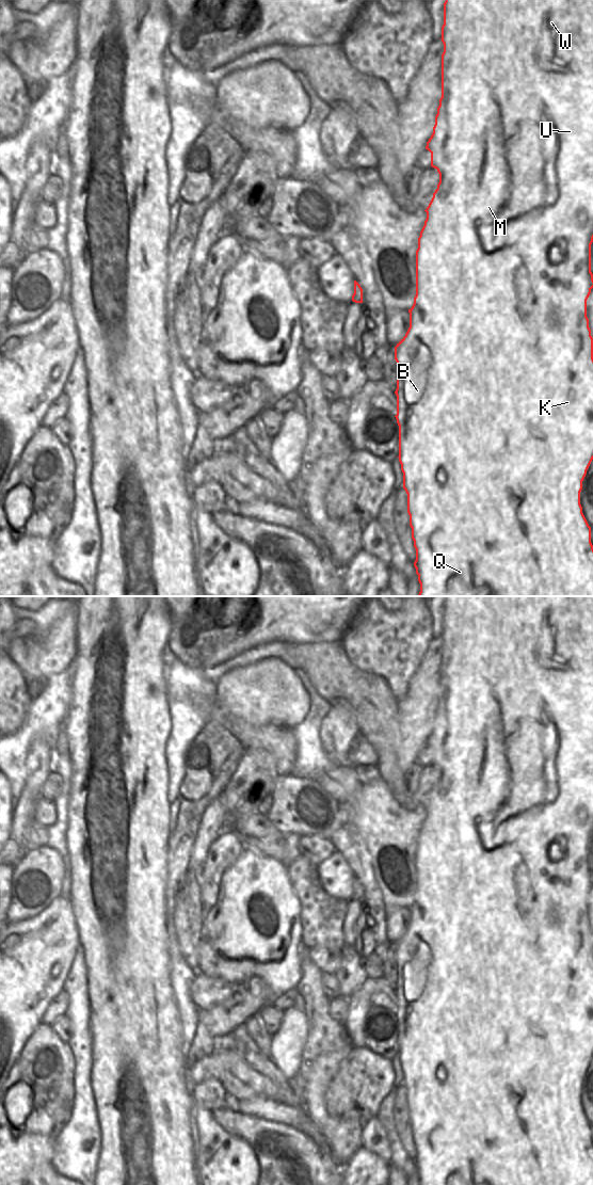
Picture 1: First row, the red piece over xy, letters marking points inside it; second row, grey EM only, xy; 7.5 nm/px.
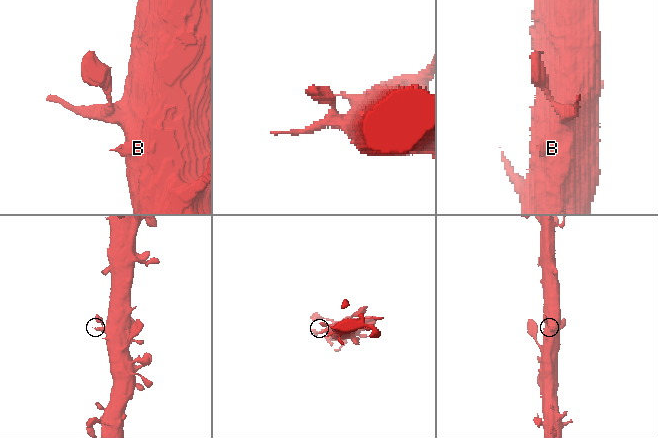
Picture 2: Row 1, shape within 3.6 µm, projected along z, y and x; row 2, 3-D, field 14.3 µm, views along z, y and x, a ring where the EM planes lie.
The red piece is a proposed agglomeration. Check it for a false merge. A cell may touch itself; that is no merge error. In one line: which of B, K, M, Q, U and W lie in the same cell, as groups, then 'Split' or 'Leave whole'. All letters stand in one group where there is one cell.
Groups: B K M Q U W. Leave whole

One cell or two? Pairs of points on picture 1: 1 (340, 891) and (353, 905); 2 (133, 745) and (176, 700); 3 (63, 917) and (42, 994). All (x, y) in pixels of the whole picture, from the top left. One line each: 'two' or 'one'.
1: two
2: two
3: one

